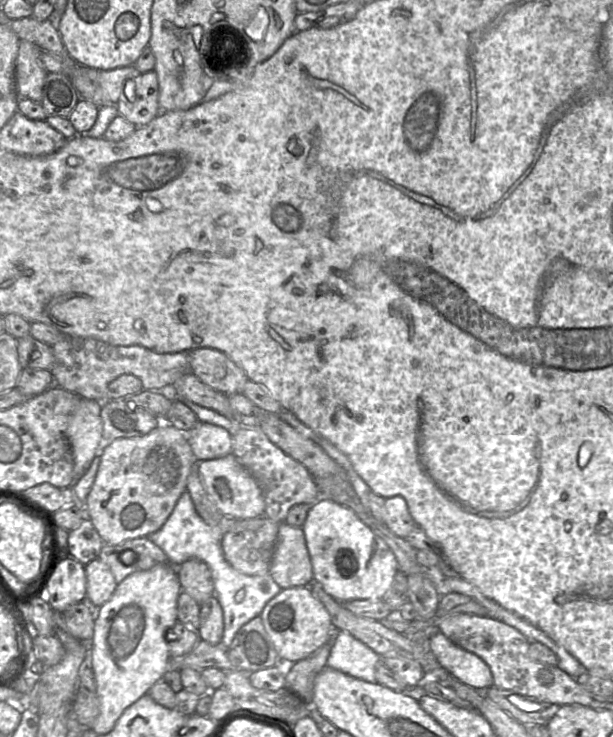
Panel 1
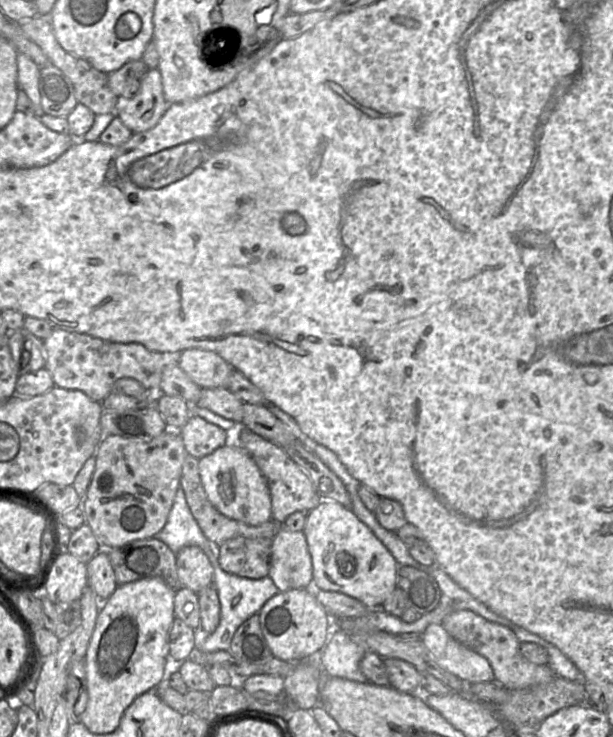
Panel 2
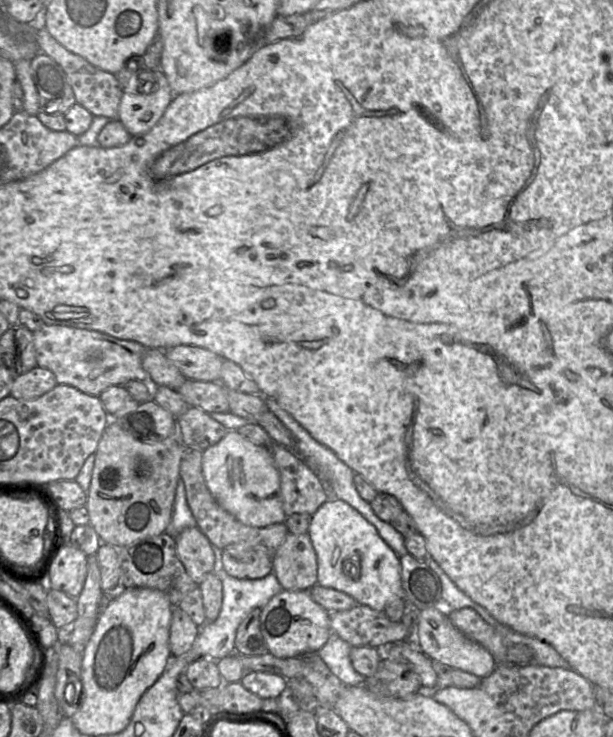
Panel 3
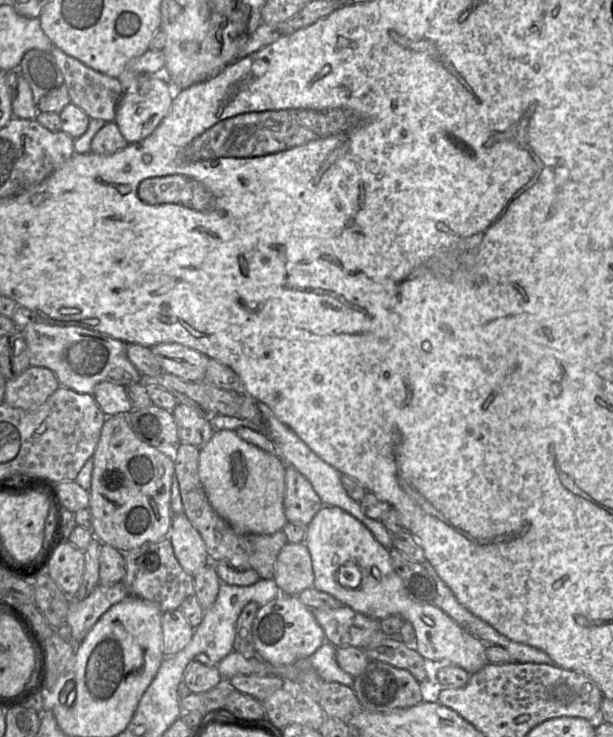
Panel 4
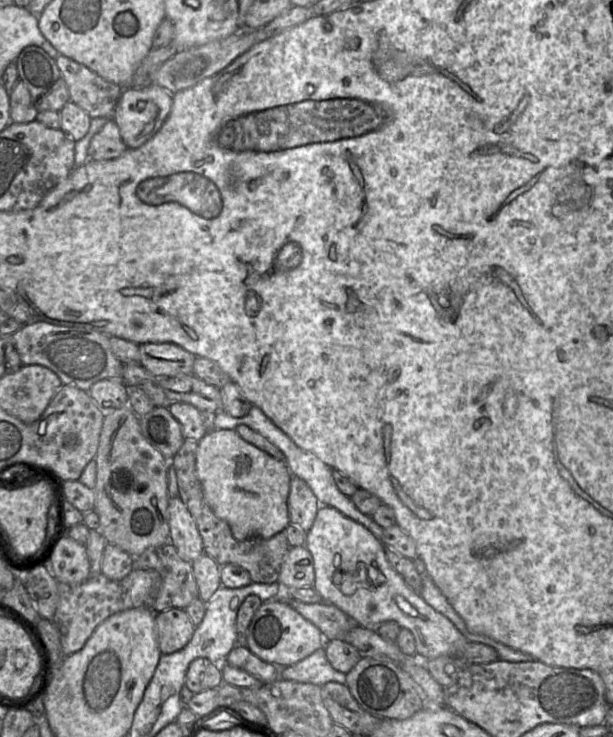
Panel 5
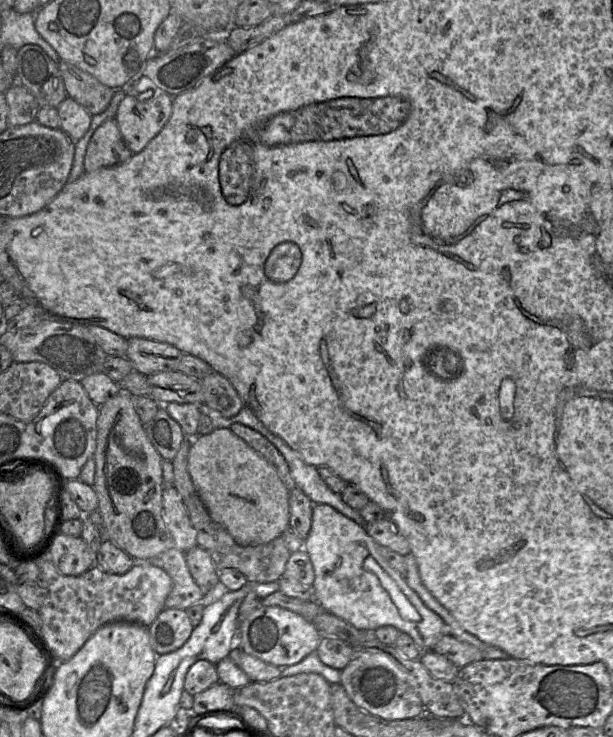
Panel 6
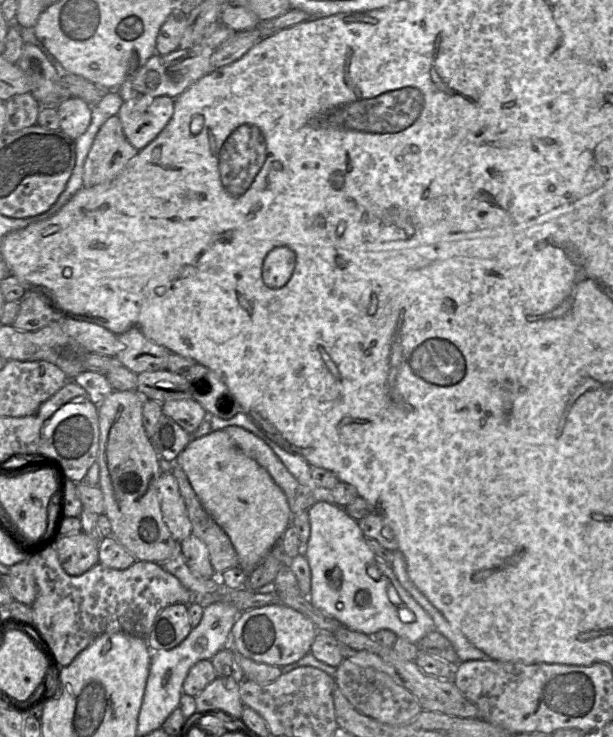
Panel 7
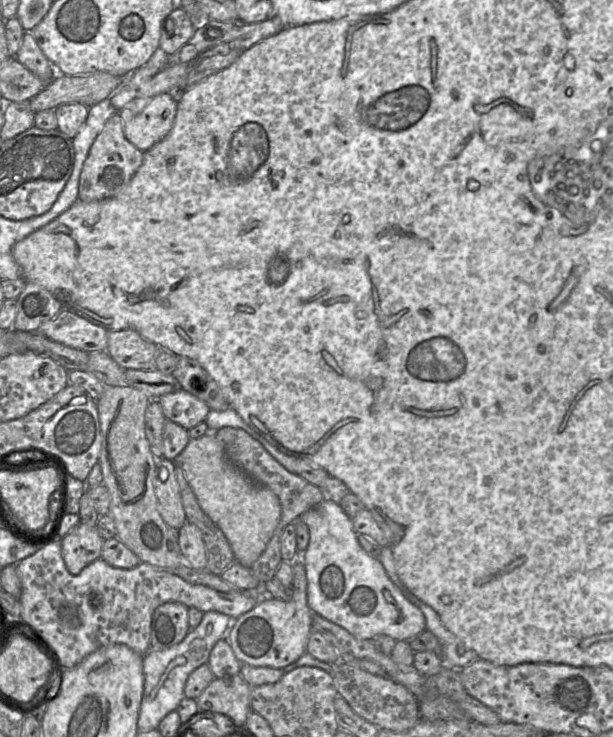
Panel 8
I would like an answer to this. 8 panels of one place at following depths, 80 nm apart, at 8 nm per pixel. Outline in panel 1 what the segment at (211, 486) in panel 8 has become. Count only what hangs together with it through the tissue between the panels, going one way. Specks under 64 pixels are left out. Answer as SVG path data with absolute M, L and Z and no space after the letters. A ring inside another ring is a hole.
M232 452L224 457L198 461L197 470L208 497L224 515L238 519L264 516L265 502L261 490Z

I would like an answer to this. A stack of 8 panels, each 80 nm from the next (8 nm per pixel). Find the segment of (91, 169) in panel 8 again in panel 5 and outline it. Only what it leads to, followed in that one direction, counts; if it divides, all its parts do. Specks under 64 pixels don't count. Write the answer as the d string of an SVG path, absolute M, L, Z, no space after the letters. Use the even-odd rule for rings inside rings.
M114 120L108 122L91 139L88 158L95 161L111 160L121 156L127 150L119 128Z

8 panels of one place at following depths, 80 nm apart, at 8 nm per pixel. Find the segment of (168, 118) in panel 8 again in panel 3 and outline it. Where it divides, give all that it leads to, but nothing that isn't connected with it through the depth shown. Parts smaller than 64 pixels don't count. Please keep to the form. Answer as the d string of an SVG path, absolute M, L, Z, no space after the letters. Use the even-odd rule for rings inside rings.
M161 69L140 71L134 88L124 90L117 119L132 136L150 131L174 97Z

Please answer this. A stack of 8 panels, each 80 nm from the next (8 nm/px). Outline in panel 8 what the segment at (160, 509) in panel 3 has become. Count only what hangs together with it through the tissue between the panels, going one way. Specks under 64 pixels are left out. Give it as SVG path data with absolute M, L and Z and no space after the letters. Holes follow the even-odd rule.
M130 385L106 387L97 402L101 429L100 464L103 484L109 490L111 503L109 515L116 527L116 537L140 560L164 570L173 570L184 562L178 543L178 530L168 526L157 509L154 491L156 457L151 452L145 432L145 411L152 398Z

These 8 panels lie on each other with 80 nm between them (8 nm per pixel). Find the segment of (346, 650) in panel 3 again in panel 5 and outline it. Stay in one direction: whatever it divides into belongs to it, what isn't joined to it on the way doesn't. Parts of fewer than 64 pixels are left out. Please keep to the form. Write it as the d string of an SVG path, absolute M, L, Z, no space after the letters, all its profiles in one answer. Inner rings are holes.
M324 646L291 666L279 668L278 679L311 683L318 686L323 686L328 682L346 685L346 674L332 667L327 659Z

